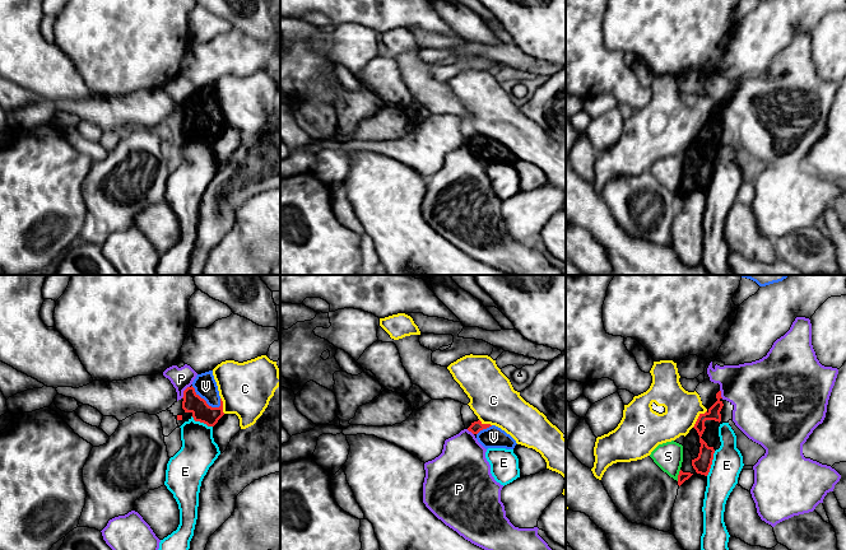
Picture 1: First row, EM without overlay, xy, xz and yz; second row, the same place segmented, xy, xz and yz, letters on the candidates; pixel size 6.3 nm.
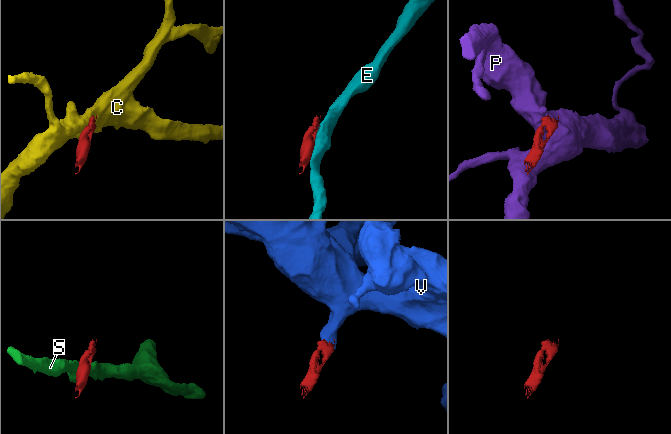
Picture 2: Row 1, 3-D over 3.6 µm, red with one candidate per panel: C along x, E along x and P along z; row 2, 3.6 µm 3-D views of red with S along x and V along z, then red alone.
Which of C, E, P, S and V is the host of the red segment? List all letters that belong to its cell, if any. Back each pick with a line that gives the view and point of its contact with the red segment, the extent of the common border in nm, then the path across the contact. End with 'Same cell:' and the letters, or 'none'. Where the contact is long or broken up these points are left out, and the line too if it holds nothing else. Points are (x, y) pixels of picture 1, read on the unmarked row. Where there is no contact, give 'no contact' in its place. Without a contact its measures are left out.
V: contact xy (205, 116); length 220 nm; way xy (201, 126), (205, 122), (205, 116), (205, 101)
Same cell: V

